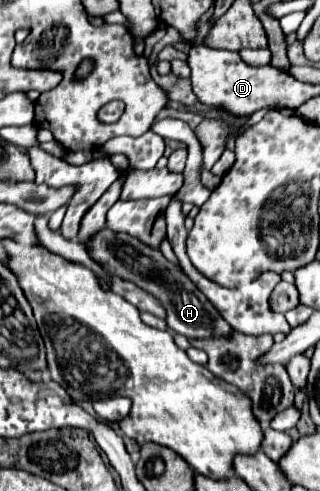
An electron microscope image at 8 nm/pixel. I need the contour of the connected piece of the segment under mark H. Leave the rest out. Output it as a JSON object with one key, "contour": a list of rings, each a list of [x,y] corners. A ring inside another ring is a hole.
{"contour":[[[104,228],[90,240],[90,256],[106,270],[118,274],[124,280],[134,282],[136,286],[158,298],[168,312],[166,324],[174,332],[186,338],[228,336],[232,332],[232,328],[228,328],[228,322],[224,322],[224,318],[216,314],[216,308],[204,298],[204,294],[200,294],[200,290],[196,290],[196,286],[186,278],[186,274],[172,262],[168,262],[160,250],[148,250],[148,246],[140,246],[136,238],[128,238],[128,234],[112,236],[112,230]]]}

